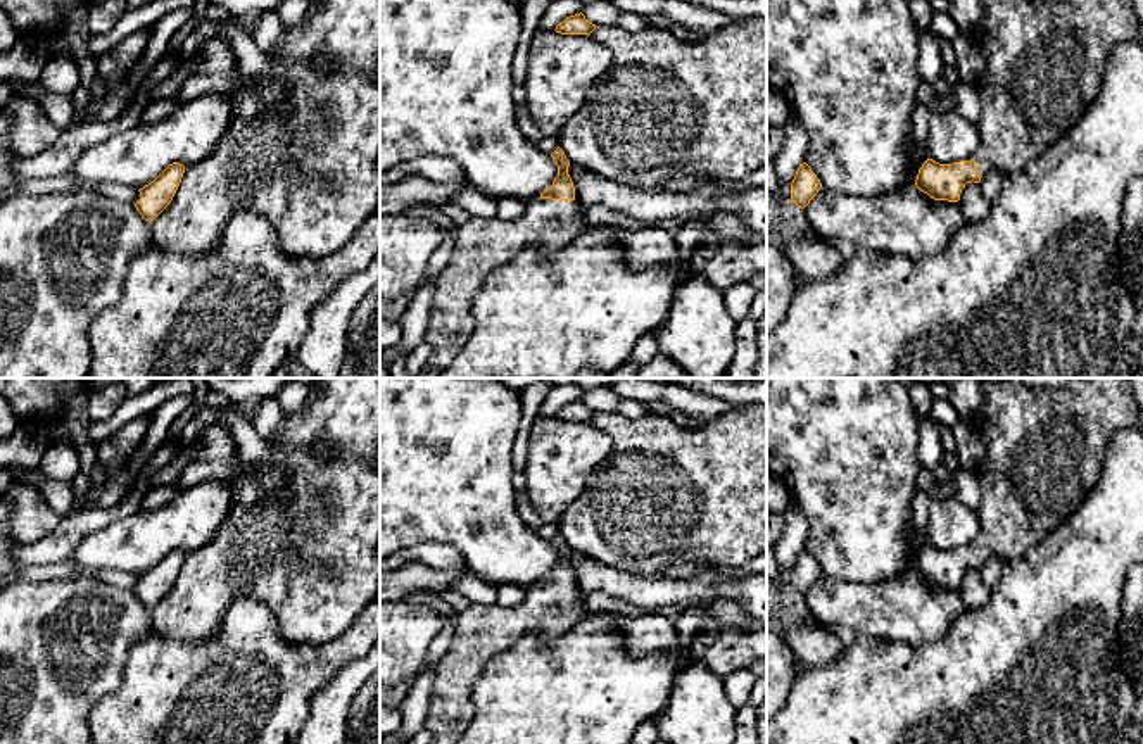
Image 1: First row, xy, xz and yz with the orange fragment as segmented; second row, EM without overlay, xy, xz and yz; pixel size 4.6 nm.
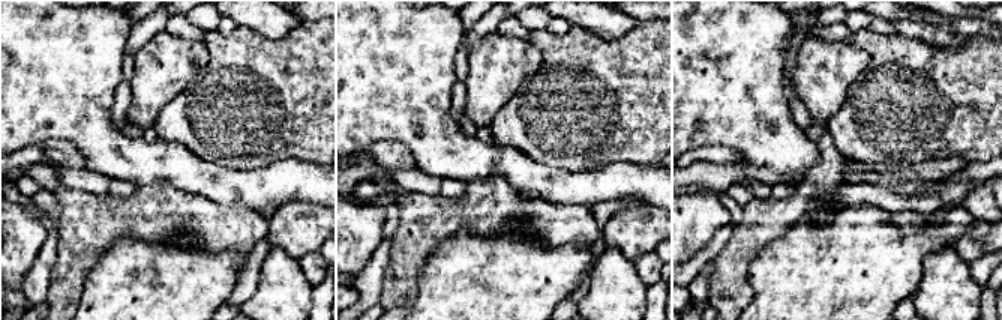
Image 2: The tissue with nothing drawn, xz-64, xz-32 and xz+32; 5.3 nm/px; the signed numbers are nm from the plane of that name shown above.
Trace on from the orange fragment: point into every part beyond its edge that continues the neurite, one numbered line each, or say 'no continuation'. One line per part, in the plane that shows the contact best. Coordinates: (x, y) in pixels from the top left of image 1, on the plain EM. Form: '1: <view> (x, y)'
1: xz (482, 630)

